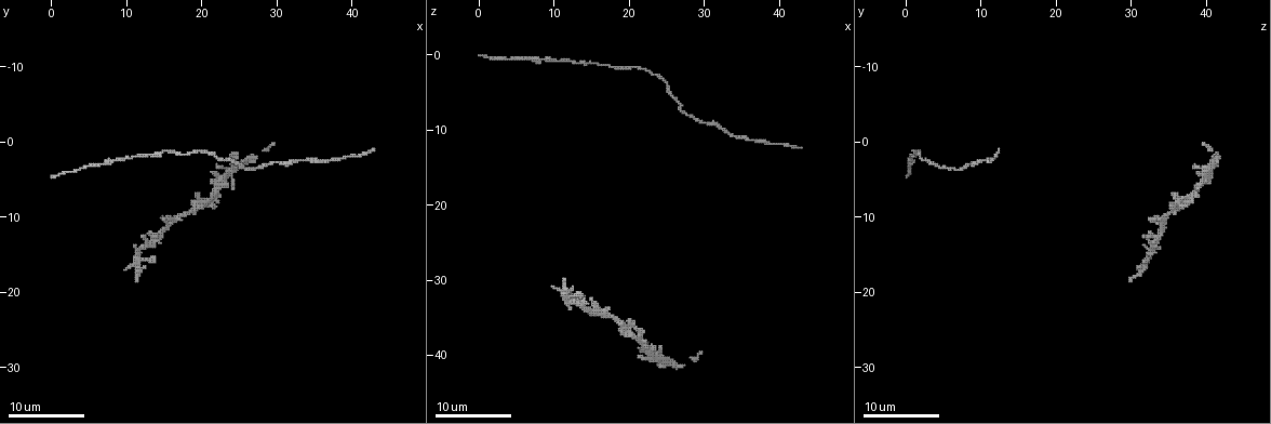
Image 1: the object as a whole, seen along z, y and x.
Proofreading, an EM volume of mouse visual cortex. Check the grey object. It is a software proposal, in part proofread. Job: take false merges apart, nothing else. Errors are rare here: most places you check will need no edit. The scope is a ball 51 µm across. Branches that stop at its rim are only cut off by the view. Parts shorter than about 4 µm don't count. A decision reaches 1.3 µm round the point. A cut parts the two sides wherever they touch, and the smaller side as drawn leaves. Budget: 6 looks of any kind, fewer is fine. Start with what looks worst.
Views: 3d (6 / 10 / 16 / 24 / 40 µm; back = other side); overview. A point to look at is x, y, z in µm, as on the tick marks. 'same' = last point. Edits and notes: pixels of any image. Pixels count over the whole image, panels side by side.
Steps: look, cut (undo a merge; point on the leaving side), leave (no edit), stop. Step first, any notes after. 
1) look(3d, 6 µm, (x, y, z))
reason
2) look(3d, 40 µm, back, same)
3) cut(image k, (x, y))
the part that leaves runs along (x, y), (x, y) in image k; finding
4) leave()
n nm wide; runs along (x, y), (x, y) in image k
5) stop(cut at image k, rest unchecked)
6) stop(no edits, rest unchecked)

look(3d, 6 µm, (16.0, 11.0, 34.0))
side arm on a straight run

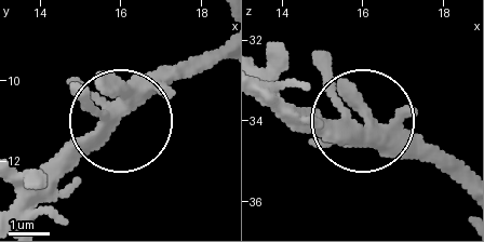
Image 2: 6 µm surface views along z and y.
look(3d, 6 µm, back, (15.75, 11.05, 34.30))

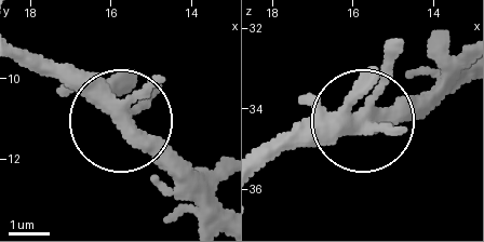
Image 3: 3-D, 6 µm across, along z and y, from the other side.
leave()
side arm 10 µm; continuous, no second cell

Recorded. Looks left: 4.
look(3d, 10 µm, (27.0, 3.5, 7.5))

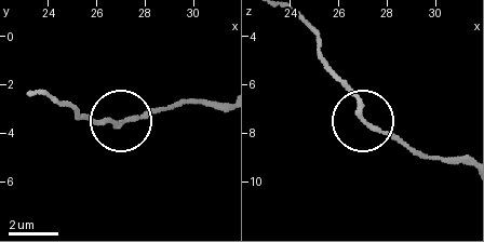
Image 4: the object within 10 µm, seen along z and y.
leave()
160 nm wide; runs along (364, 125), (358, 97), (319, 55) in image 4; all the same cell

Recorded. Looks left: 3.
look(3d, 16 µm, (6.5, 3.0, 0.5))
calibre changes

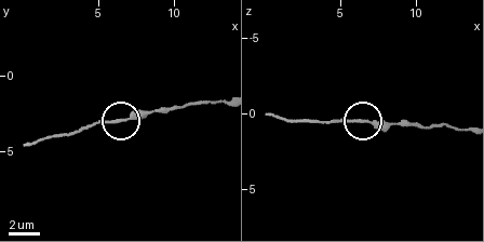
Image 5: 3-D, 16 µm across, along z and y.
leave()
180 nm wide; continuous, no second cell

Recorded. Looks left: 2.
stop(no edits, rest unchecked)

